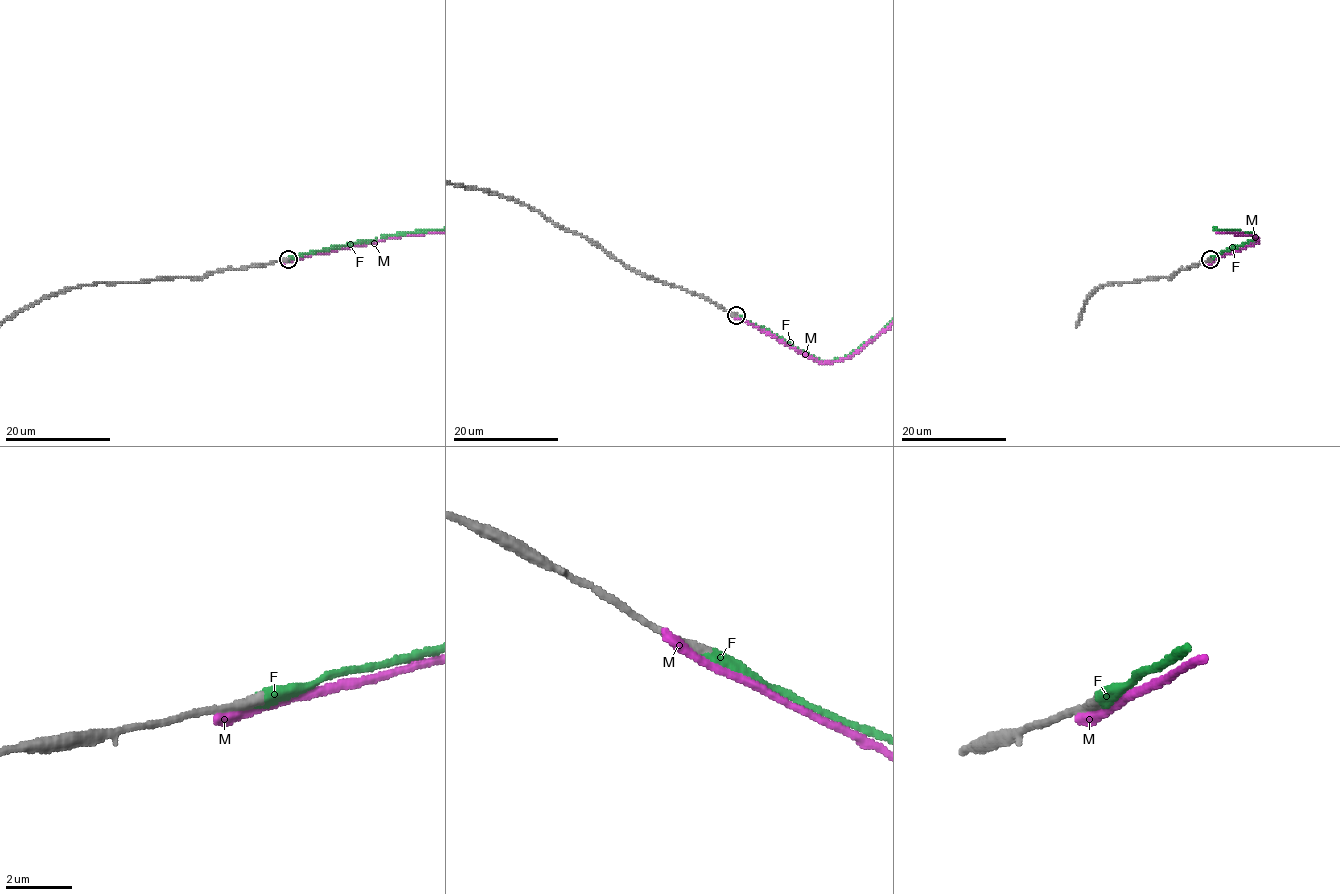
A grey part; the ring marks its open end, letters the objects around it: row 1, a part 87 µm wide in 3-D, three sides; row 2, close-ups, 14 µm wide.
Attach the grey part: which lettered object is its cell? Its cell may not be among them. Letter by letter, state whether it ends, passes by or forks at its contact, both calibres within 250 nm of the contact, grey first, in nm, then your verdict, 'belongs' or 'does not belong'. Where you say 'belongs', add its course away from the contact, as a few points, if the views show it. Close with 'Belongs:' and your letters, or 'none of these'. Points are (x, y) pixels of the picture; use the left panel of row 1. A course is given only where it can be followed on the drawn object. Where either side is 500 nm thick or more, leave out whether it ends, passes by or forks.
F: it ends | 360/440 nm | belongs
M: it ends | 400/420 nm | does not belong
Belongs: F

